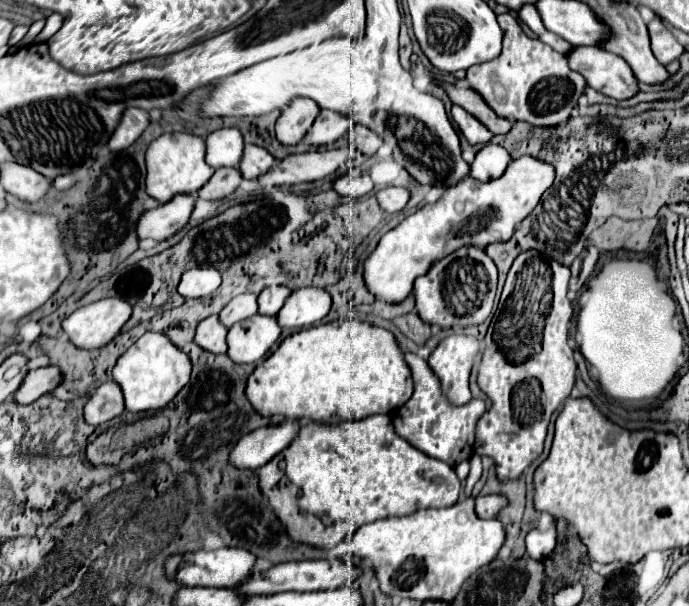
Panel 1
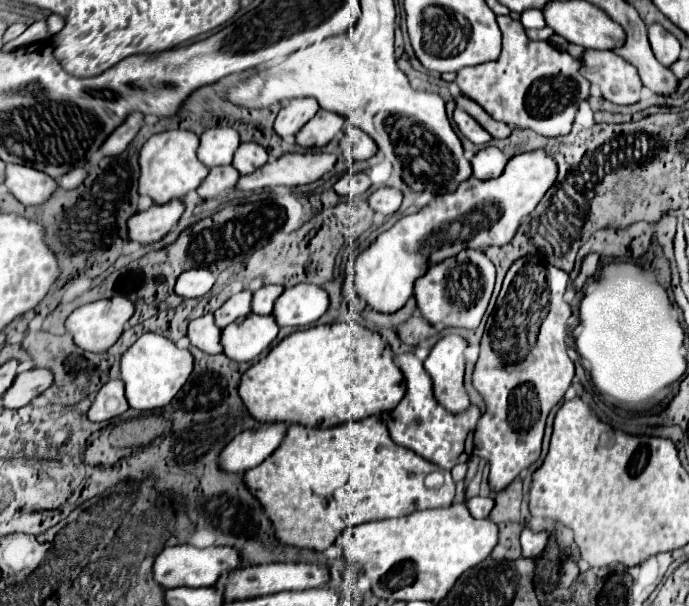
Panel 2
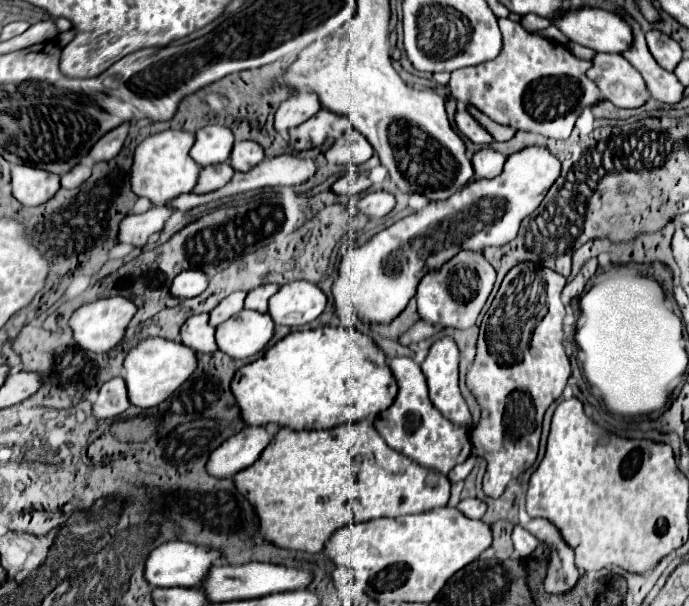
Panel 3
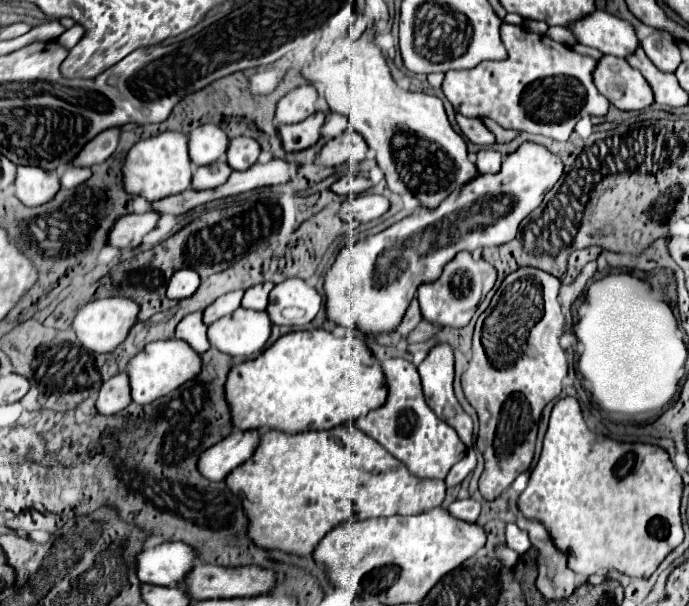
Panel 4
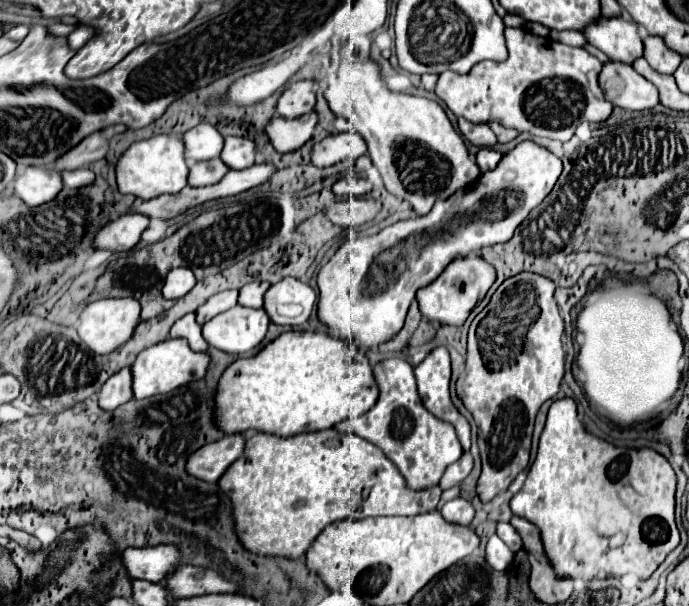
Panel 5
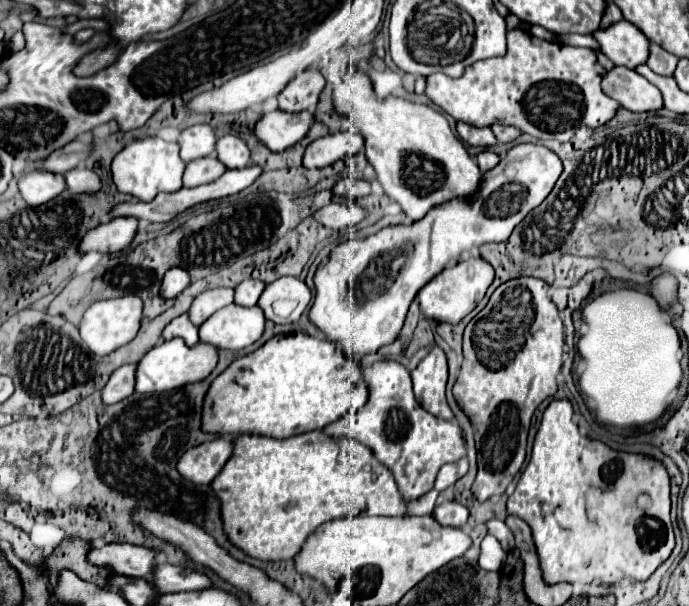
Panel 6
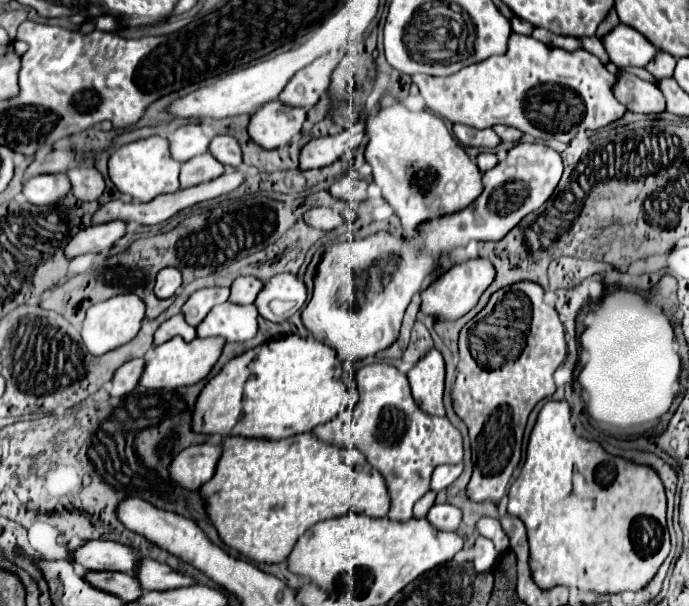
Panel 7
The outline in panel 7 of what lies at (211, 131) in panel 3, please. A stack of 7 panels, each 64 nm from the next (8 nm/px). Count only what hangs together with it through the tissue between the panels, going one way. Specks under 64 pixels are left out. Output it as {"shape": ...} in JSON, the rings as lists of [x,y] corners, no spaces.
{"shape":[[[186,124],[180,126],[178,130],[174,130],[168,136],[168,144],[170,144],[170,154],[174,160],[186,162],[192,156],[204,154],[208,150],[208,136],[202,132],[202,126],[198,124]]]}

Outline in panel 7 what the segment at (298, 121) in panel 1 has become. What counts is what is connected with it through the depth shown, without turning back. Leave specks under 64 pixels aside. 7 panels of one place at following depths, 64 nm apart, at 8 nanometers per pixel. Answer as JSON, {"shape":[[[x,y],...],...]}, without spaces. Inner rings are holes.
{"shape":[[[328,52],[316,58],[306,68],[298,70],[286,88],[280,92],[278,100],[282,100],[288,106],[302,106],[310,108],[318,102],[318,98],[328,90],[330,86],[330,74],[338,66],[342,56],[338,52]],[[316,96],[316,100],[314,100]]]}

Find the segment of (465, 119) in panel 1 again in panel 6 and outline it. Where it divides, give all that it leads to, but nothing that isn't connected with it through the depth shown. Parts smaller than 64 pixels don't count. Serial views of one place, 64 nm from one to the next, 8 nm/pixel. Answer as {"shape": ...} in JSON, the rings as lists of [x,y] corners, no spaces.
{"shape":[[[464,122],[456,124],[456,132],[460,136],[462,142],[470,144],[470,146],[482,146],[482,148],[490,148],[496,144],[496,136],[492,134],[490,128],[476,128]]]}

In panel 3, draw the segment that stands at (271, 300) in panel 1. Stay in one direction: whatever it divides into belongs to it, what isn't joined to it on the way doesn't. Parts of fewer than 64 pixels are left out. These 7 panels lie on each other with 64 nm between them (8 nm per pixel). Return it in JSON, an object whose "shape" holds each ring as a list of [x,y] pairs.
{"shape":[[[264,284],[264,286],[250,290],[246,300],[244,300],[244,308],[256,310],[256,312],[268,312],[268,300],[278,288],[280,286],[276,286],[276,284]]]}

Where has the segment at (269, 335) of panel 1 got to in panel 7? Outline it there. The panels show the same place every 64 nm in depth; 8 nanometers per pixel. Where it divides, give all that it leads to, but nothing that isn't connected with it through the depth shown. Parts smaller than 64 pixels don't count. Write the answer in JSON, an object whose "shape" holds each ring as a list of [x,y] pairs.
{"shape":[[[232,302],[218,304],[196,326],[200,338],[224,336],[228,342],[252,340],[258,332],[258,310],[254,304],[240,306]]]}

